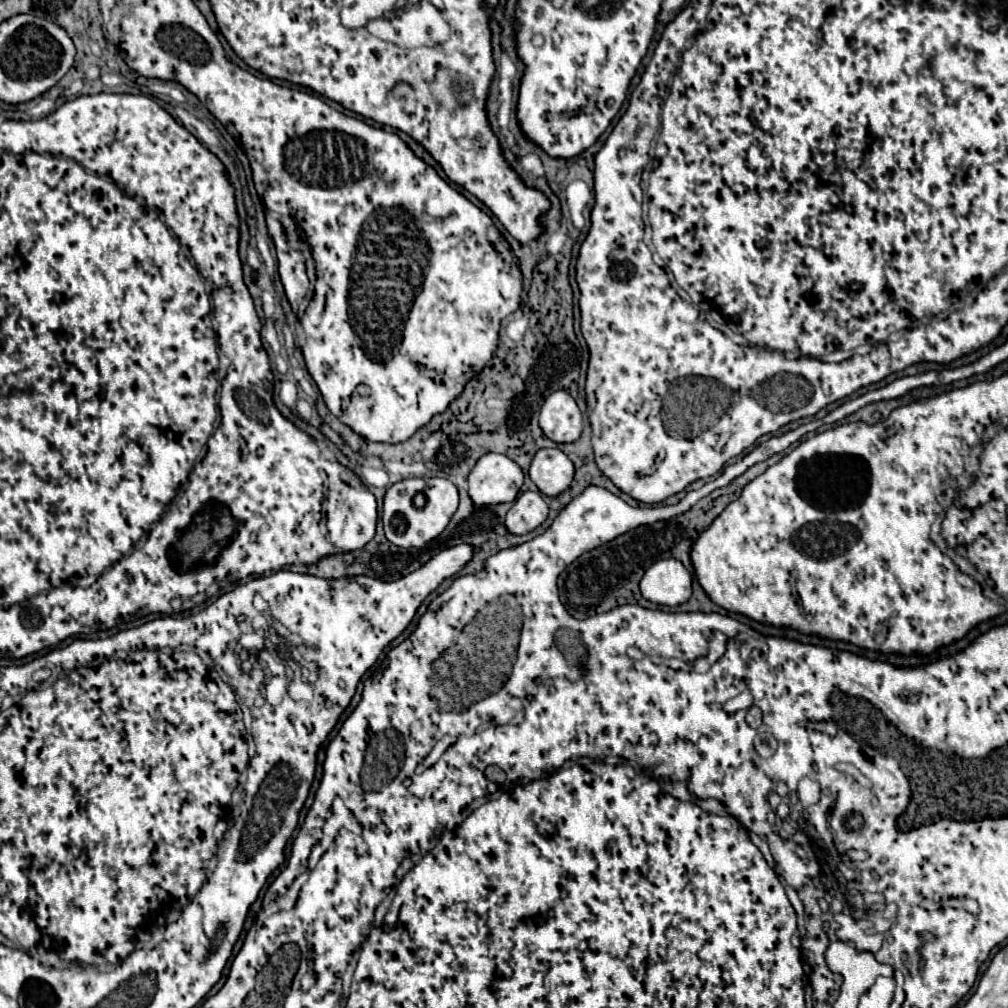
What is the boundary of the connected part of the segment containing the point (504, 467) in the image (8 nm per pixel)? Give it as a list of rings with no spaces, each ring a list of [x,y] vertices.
[[[501,453],[483,455],[467,477],[469,497],[477,505],[497,505],[515,501],[521,485],[521,467]]]

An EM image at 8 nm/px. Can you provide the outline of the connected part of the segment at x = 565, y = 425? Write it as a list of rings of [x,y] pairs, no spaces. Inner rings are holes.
[[[555,391],[541,407],[539,427],[555,443],[573,443],[581,437],[583,415],[567,391]]]

